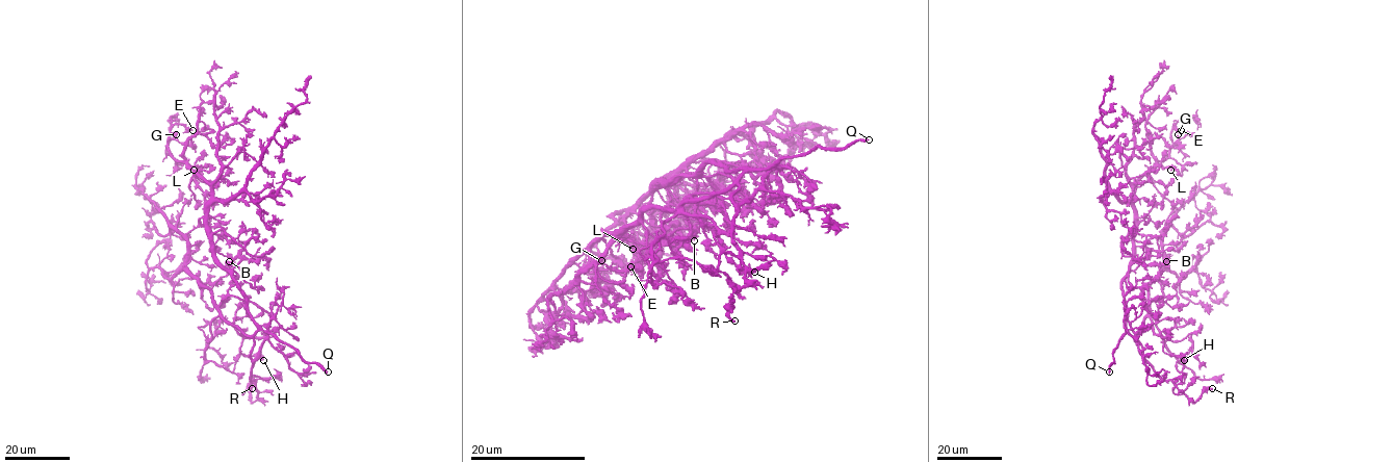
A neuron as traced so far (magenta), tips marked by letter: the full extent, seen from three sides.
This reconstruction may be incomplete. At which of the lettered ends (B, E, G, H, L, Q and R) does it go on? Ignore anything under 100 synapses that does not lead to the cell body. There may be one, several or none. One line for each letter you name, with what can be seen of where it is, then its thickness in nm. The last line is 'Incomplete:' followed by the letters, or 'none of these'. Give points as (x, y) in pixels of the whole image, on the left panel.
Q: (328, 371) | 400 nm
Incomplete: Q

